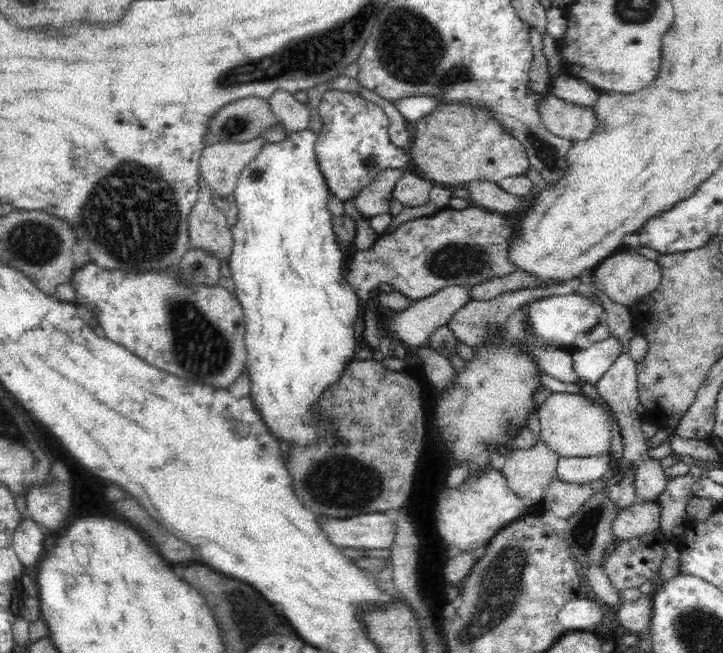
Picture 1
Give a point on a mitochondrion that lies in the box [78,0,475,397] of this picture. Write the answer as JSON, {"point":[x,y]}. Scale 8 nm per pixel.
{"point":[317,55]}

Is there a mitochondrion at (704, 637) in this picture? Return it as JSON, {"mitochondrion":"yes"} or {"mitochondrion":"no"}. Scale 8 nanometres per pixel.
{"mitochondrion":"yes"}

